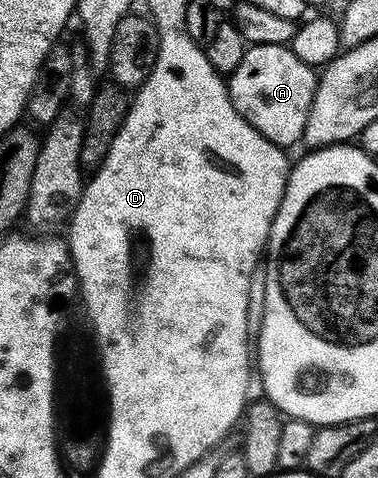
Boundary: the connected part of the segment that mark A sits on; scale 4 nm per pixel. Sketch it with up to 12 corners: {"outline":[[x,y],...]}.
{"outline":[[248,46],[229,77],[237,113],[272,145],[302,140],[316,68]]}

